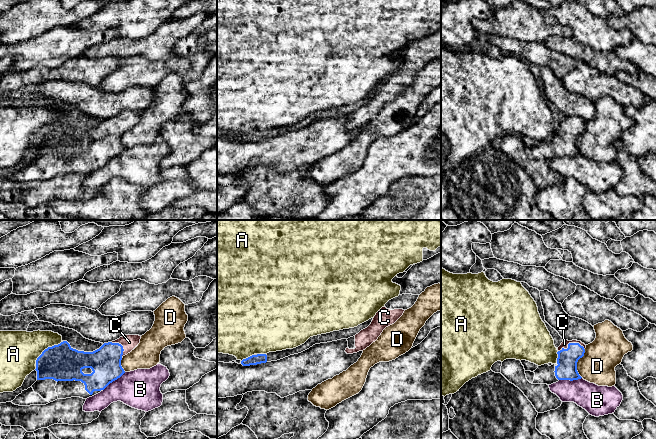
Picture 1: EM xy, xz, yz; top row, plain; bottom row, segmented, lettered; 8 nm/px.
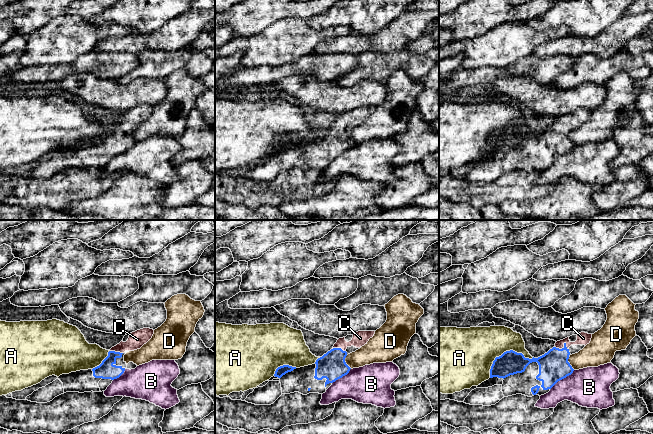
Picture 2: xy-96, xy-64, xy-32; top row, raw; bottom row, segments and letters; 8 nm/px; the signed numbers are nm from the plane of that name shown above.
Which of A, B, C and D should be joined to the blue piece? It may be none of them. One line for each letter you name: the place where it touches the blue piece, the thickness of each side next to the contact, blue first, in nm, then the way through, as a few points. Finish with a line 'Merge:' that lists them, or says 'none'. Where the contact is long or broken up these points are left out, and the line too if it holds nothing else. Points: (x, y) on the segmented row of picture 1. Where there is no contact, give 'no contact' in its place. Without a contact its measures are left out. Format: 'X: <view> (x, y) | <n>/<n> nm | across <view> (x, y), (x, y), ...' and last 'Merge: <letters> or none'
C: yz (570, 343) | 160/60 nm | across yz (566, 369), (570, 343), (564, 344)
Merge: C

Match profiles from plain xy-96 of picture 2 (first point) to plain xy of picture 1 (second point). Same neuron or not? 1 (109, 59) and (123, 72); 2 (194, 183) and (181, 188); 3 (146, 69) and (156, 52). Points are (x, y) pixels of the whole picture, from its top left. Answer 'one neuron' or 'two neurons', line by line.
1: two neurons
2: one neuron
3: two neurons

